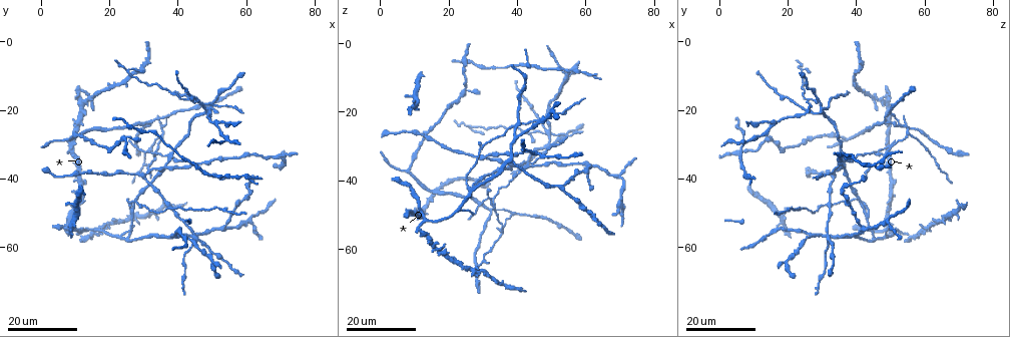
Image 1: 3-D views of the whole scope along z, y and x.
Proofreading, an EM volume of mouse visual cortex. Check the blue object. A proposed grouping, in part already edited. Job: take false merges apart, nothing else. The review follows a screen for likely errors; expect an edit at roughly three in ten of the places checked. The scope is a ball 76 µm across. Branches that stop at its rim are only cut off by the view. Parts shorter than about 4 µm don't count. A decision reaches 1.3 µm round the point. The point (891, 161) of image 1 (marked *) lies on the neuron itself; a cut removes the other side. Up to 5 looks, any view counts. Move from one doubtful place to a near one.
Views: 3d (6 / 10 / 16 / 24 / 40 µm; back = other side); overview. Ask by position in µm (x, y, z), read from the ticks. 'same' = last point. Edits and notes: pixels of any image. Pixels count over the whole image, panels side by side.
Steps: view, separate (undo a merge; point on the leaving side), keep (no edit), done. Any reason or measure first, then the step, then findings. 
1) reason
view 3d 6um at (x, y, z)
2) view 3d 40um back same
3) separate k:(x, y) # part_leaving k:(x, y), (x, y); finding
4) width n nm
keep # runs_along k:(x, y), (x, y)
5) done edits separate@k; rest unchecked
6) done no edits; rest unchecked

three arms meet
view 3d 16um at (33.0, 23.5, 49.0)

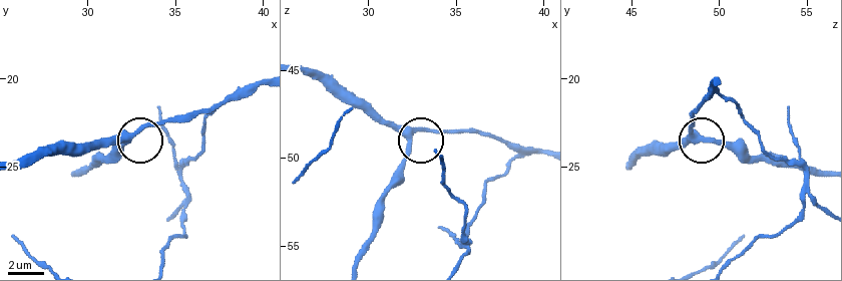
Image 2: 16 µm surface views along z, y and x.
zoom in
view 3d 10um at (32.3, 23.5, 48.9)

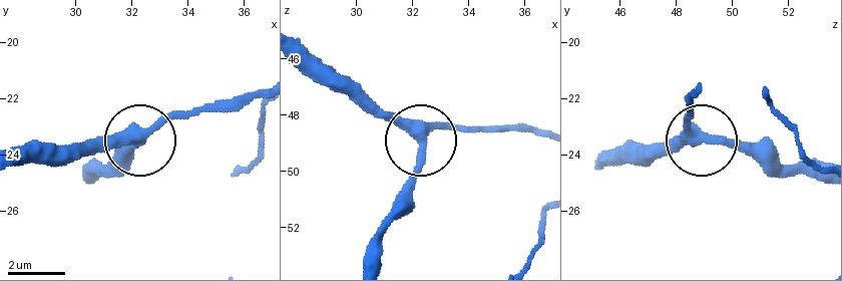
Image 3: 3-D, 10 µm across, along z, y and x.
arms 3
keep # all the same neuron

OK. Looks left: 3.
branch point
view 3d 16um at (50.0, 18.0, 26.5)

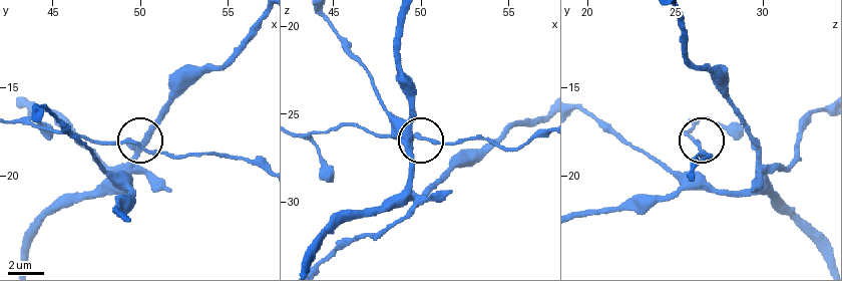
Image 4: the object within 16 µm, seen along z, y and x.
view 3d 10um at (50.5, 18.6, 26.4)

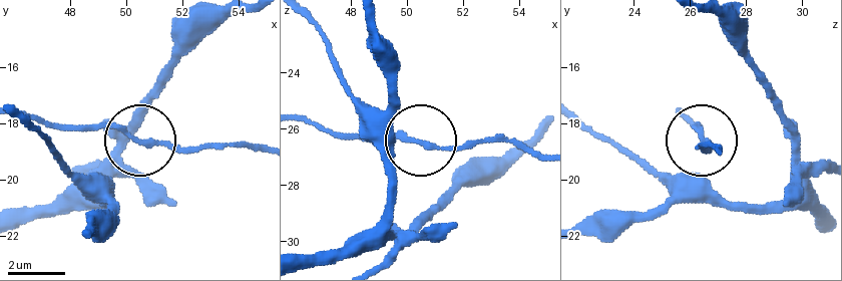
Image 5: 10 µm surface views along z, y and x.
arms 3
keep # runs_along 5:(333, 263), (385, 208), (390, 150), (509, 143); one neuron here

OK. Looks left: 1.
done no edits; rest unchecked

